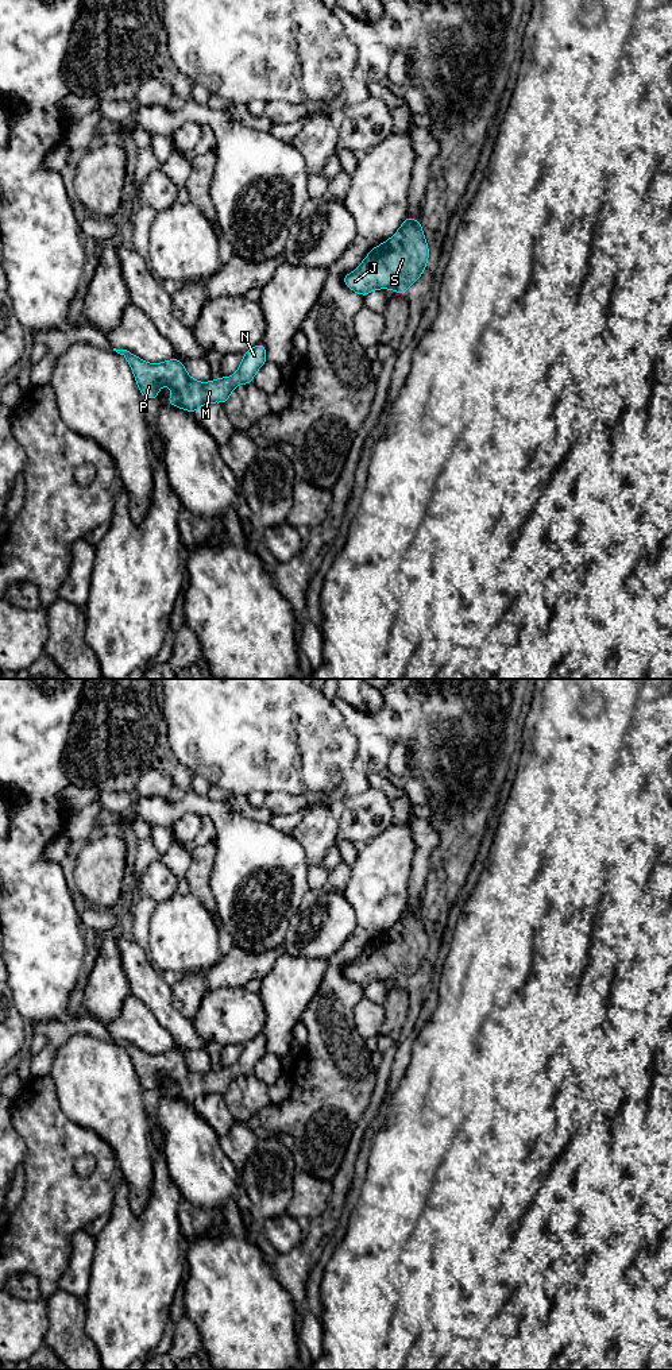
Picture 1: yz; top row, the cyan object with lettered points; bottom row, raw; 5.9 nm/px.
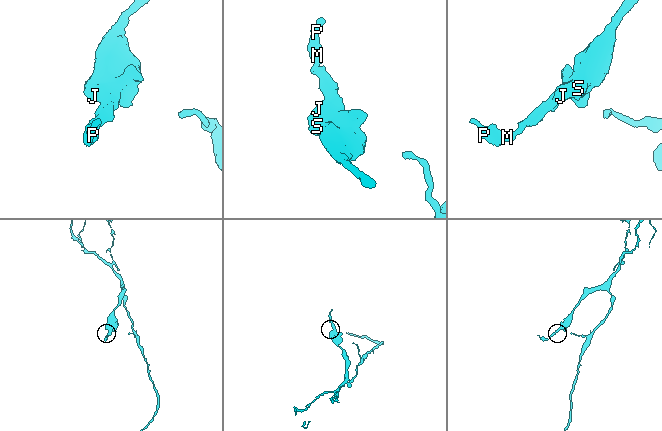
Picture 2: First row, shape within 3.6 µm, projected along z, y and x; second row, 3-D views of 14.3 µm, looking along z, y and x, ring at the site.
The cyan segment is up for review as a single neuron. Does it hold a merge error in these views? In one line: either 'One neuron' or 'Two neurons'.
One neuron

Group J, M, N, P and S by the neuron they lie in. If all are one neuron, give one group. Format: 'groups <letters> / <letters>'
groups J M N P S

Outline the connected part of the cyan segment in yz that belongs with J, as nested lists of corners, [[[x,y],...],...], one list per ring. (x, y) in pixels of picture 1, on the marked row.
[[[406,215],[401,228],[386,243],[371,248],[359,267],[343,277],[343,282],[363,297],[375,289],[393,289],[397,294],[405,294],[421,277],[428,256],[420,219],[412,220]]]

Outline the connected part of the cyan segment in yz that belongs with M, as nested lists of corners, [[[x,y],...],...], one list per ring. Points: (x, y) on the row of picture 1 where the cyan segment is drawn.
[[[259,343],[243,354],[240,367],[232,378],[221,377],[204,383],[190,378],[179,359],[151,364],[127,350],[113,348],[113,351],[123,355],[130,363],[143,398],[157,400],[159,387],[167,385],[173,389],[167,404],[189,413],[194,413],[197,408],[208,402],[225,404],[235,386],[254,382],[255,373],[267,362],[266,347]]]

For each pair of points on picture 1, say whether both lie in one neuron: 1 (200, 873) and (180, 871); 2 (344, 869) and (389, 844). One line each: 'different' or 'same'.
1: different
2: different

